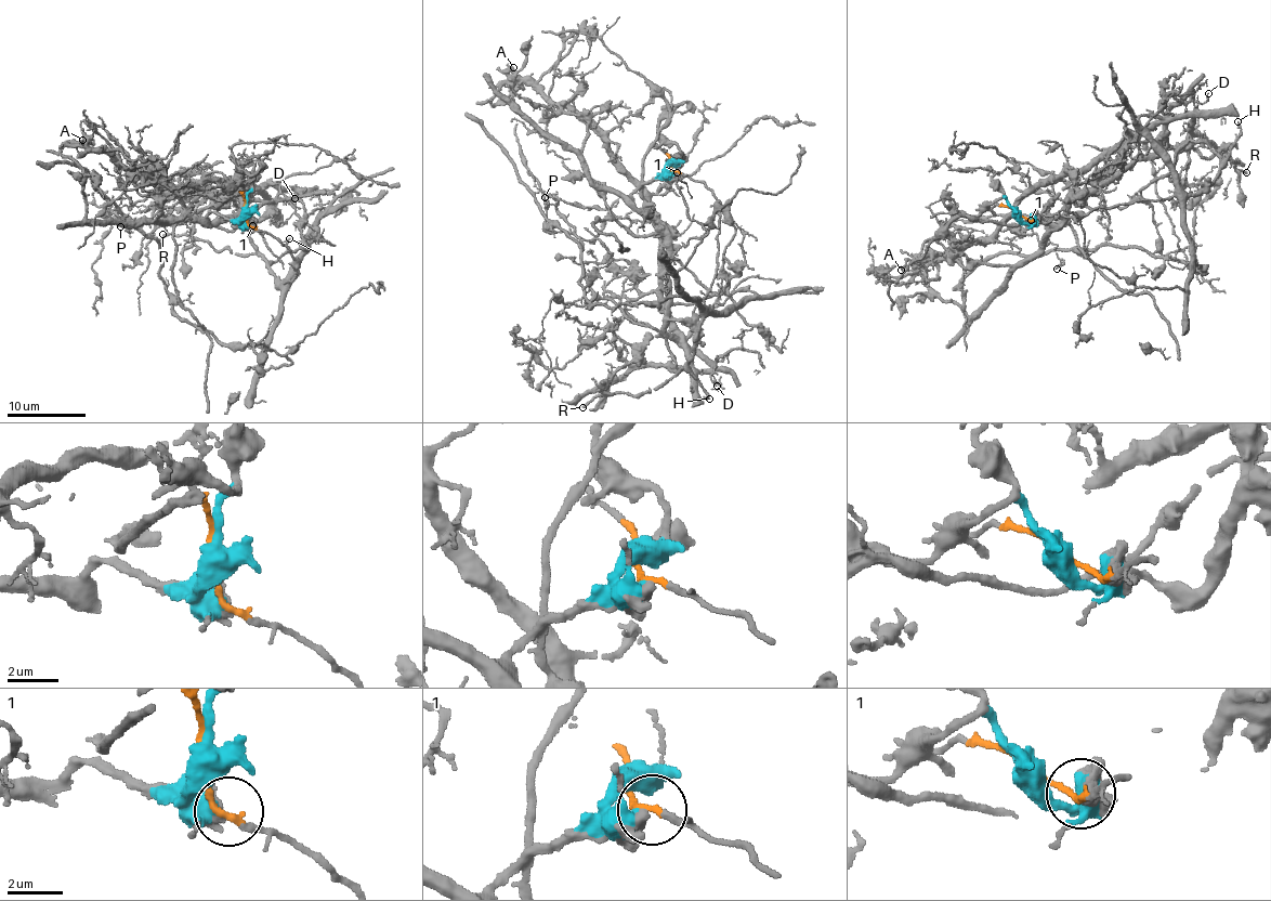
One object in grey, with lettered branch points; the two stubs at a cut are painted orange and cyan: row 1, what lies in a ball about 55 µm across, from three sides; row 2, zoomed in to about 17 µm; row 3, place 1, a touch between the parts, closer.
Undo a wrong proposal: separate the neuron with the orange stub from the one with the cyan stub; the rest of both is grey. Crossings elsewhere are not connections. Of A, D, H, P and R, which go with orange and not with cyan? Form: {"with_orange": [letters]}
{"with_orange": ["H", "R"]}

